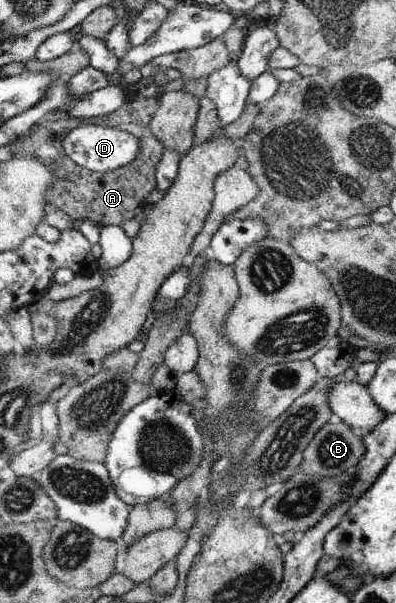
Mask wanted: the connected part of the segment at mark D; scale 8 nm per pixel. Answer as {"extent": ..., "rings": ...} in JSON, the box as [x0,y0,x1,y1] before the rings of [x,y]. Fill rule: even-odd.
{"extent":[65,122,141,173],"rings":[[[87,122],[65,140],[65,149],[74,161],[84,168],[93,172],[108,173],[133,162],[141,152],[141,140],[125,130],[107,126],[98,128],[91,122]]]}

